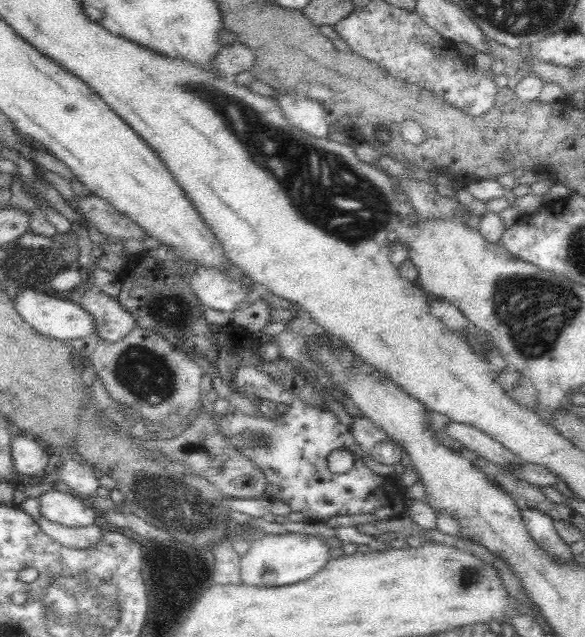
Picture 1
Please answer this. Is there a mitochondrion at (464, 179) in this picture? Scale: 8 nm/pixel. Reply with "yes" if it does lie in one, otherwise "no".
no

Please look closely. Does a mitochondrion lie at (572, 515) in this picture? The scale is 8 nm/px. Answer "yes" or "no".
no

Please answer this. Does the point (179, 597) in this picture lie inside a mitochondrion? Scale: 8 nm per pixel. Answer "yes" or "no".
no

